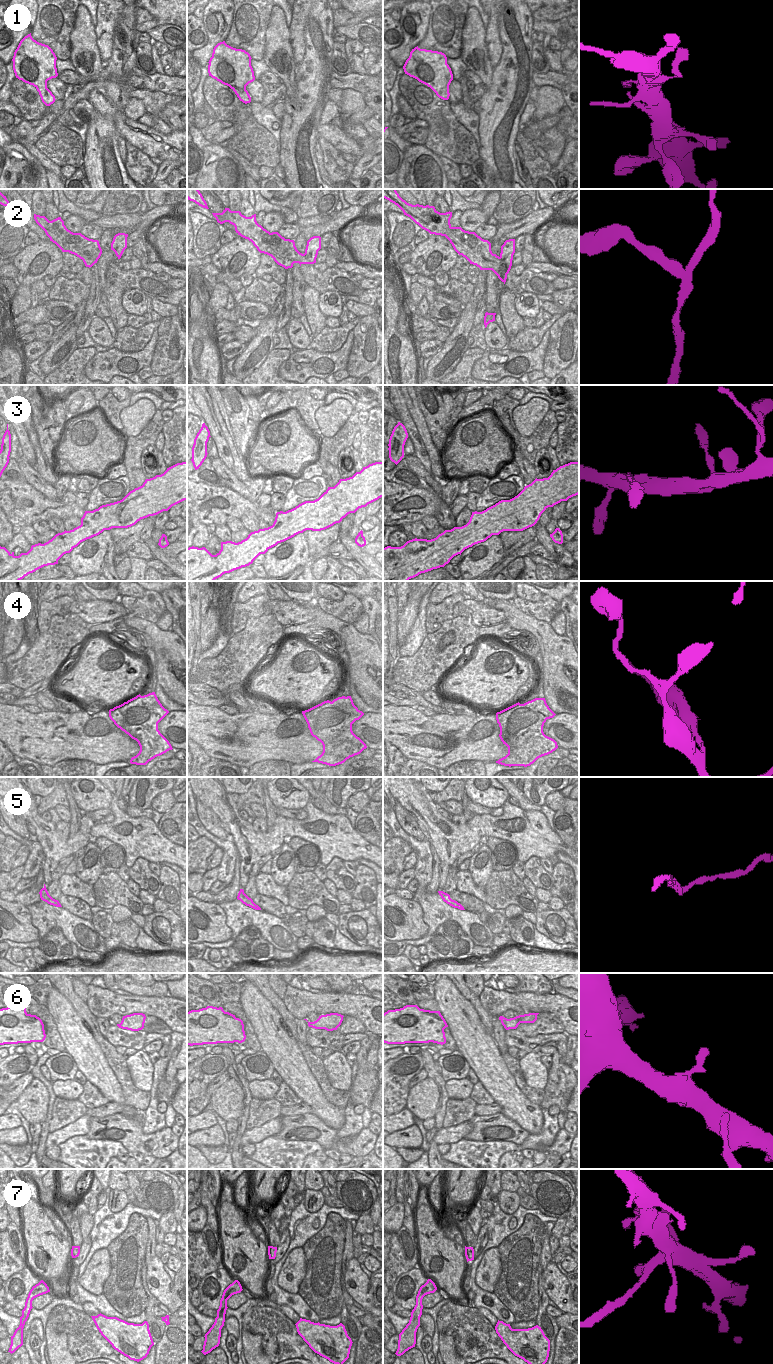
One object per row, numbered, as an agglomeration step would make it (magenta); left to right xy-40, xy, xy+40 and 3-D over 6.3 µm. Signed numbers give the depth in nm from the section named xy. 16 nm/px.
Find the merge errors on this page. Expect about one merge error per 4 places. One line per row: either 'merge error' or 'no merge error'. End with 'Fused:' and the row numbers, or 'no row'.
1: no merge error
2: merge error
3: no merge error
4: no merge error
5: no merge error
6: no merge error
7: no merge error
Fused: 2

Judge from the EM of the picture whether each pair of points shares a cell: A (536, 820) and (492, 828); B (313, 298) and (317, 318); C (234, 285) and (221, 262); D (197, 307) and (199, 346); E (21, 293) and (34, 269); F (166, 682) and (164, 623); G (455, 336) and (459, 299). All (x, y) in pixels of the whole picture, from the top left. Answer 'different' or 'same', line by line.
A: same
B: same
C: different
D: same
E: different
F: different
G: different

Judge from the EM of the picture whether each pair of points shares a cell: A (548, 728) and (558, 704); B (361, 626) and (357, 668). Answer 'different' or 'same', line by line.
A: different
B: different

